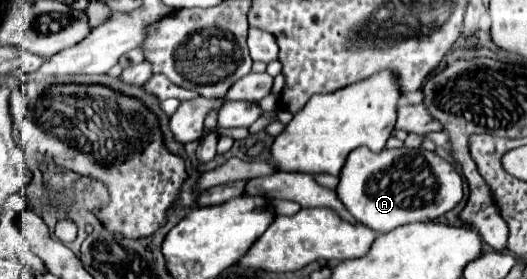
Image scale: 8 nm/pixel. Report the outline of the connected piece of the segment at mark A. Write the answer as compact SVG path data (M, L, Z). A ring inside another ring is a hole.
M364 147L354 149L348 155L344 169L340 171L340 183L336 187L336 193L346 209L360 223L368 225L378 233L386 233L414 221L438 219L440 215L452 211L464 195L462 177L454 169L454 165L438 157L434 151L426 151L422 147L382 149L380 153L372 153Z

